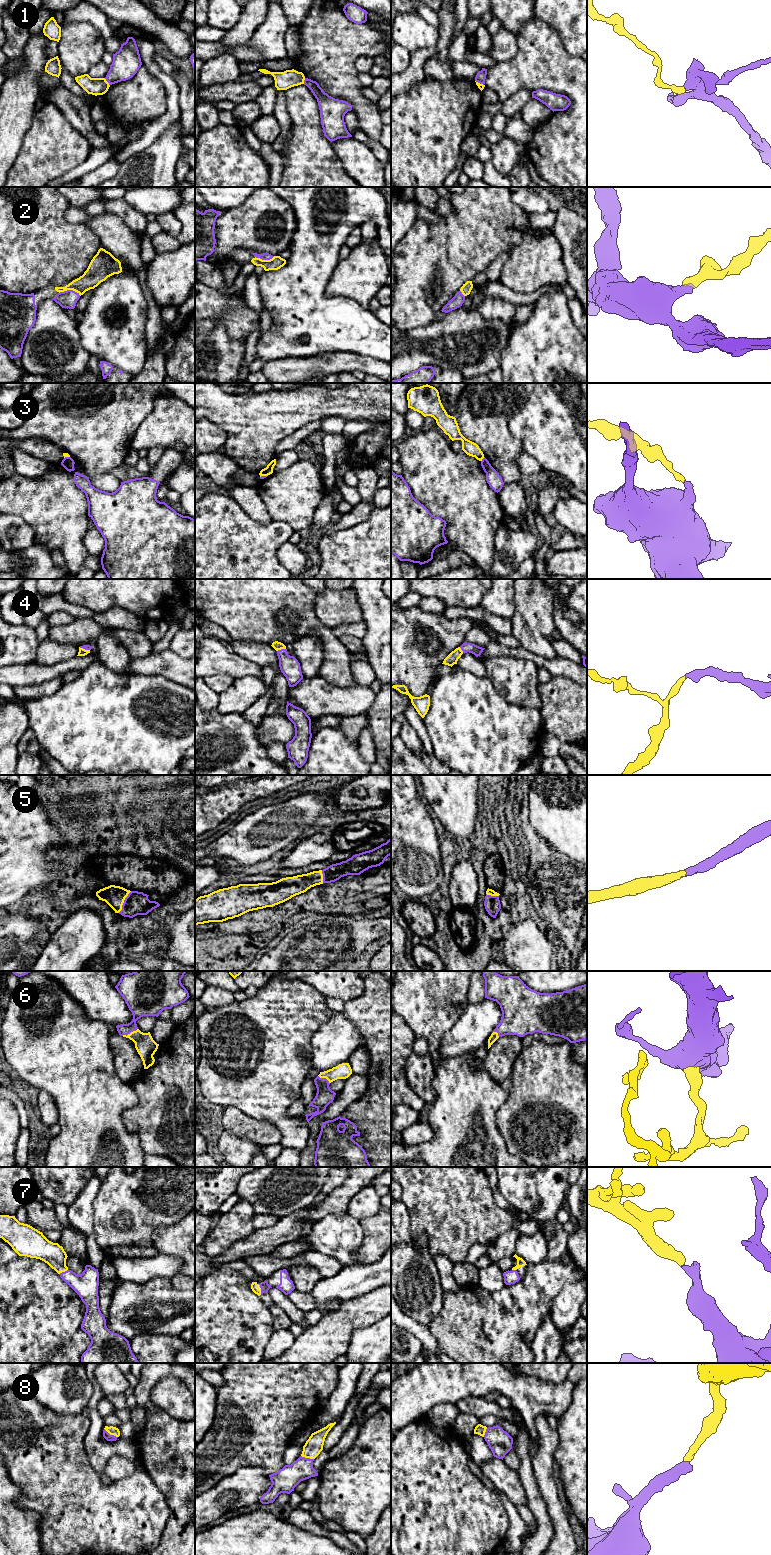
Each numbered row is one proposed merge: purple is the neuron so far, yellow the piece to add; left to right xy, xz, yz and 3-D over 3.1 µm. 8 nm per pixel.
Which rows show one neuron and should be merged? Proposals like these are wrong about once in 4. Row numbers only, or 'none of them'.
2, 4, 5, 6, 7, 8

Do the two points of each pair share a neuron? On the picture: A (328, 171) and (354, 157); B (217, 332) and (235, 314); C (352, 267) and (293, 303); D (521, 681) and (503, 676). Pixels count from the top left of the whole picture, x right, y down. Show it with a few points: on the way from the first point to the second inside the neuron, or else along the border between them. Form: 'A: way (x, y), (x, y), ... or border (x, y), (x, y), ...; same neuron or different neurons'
A: border (331, 143), (343, 169), (350, 176); different neurons
B: border (205, 319), (220, 324), (233, 339), (241, 340); different neurons
C: border (338, 261), (325, 286), (324, 295), (326, 297); different neurons
D: way (517, 681), (507, 676); same neuron

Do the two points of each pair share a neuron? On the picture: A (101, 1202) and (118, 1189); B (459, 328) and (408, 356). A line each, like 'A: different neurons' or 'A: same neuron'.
A: same neuron
B: same neuron

